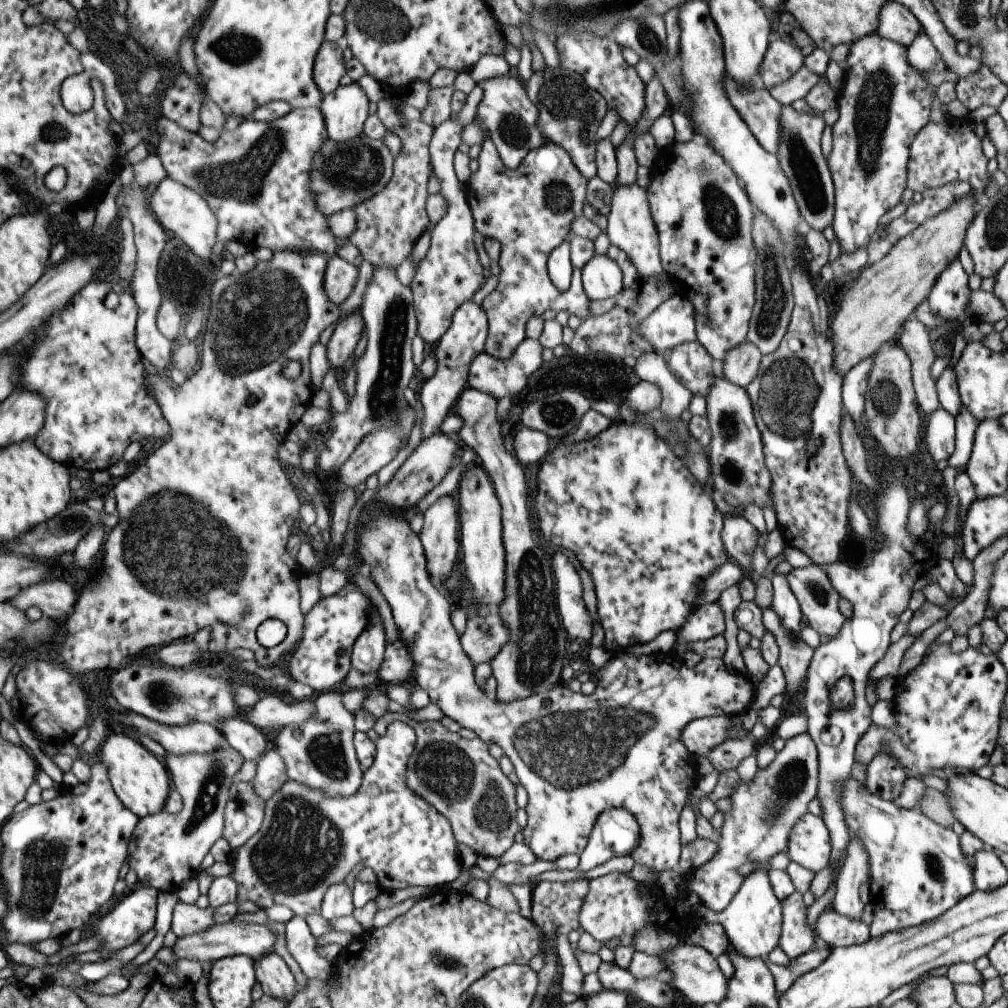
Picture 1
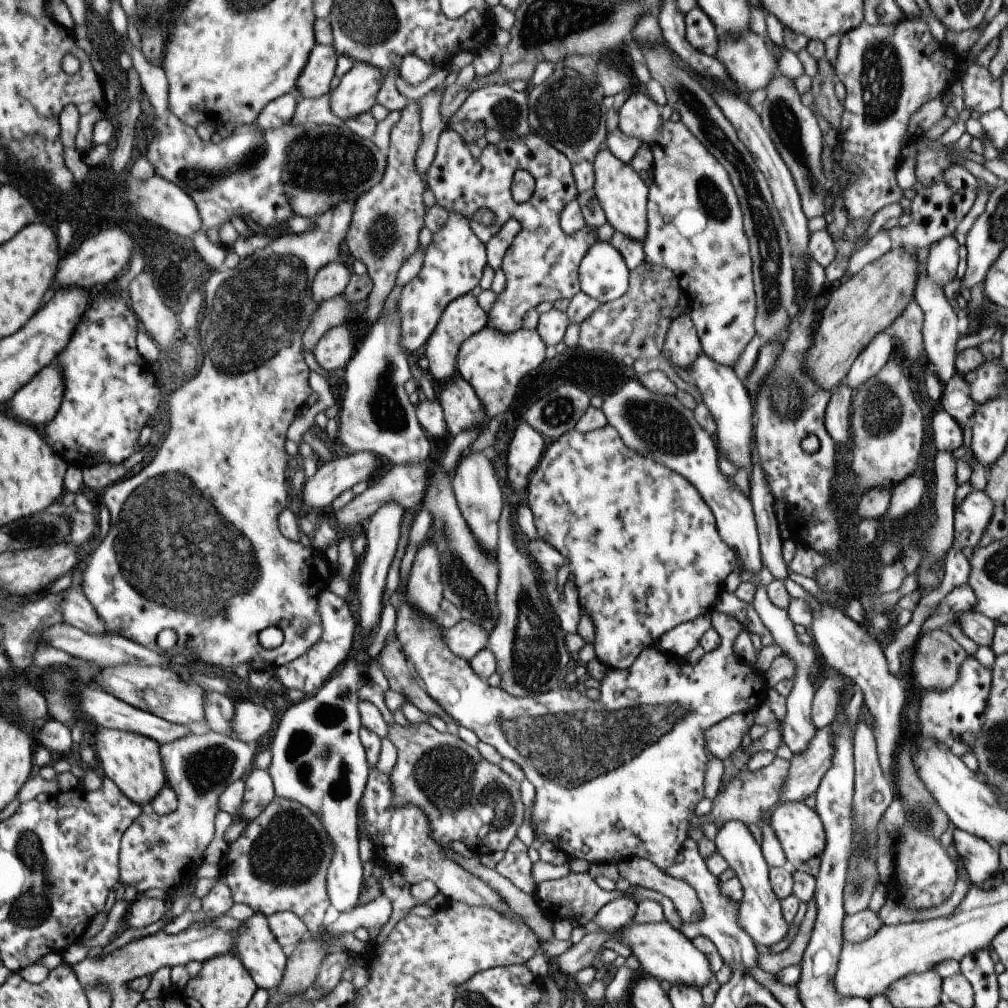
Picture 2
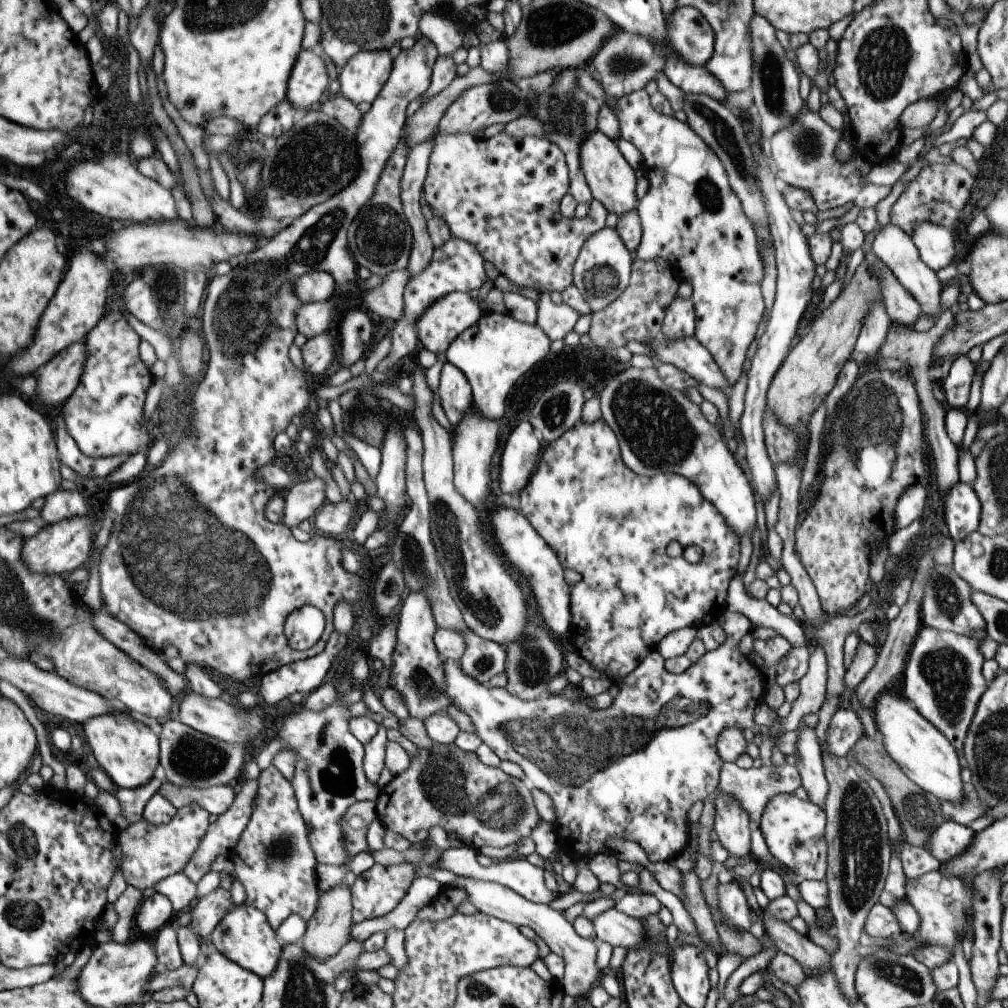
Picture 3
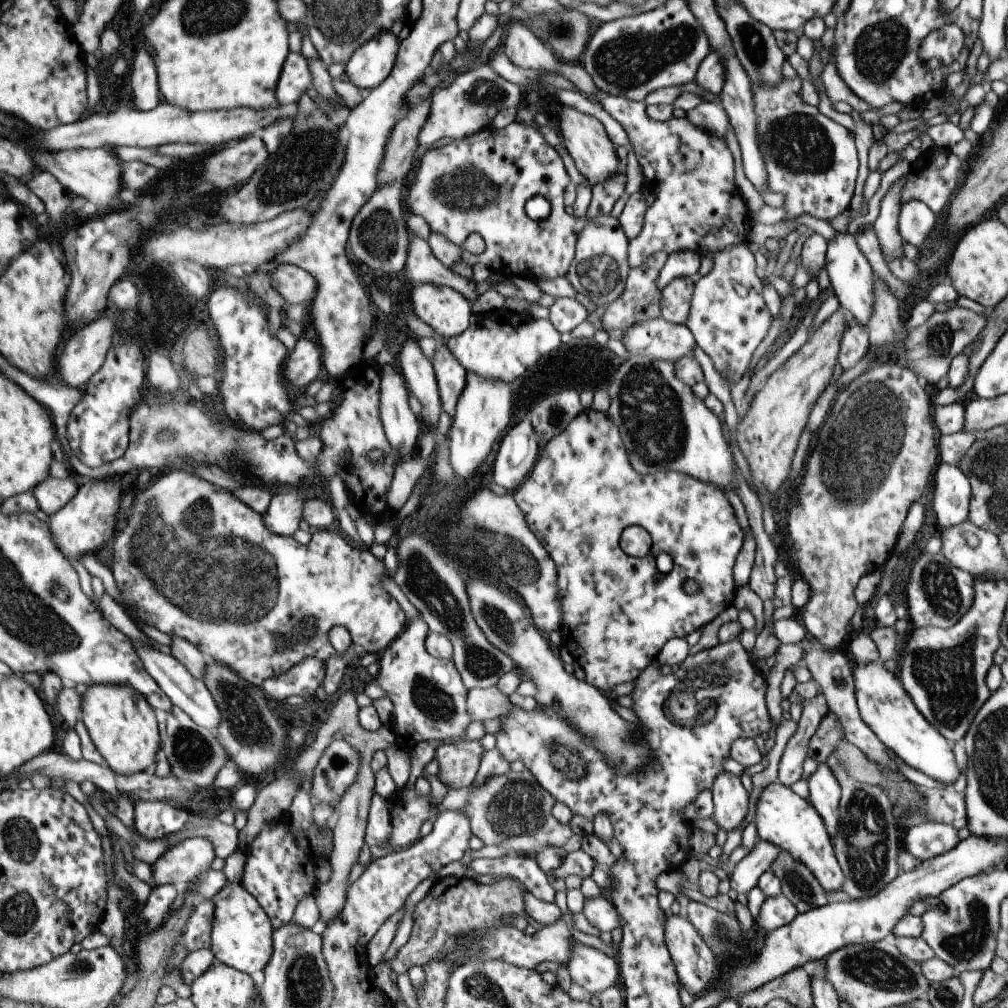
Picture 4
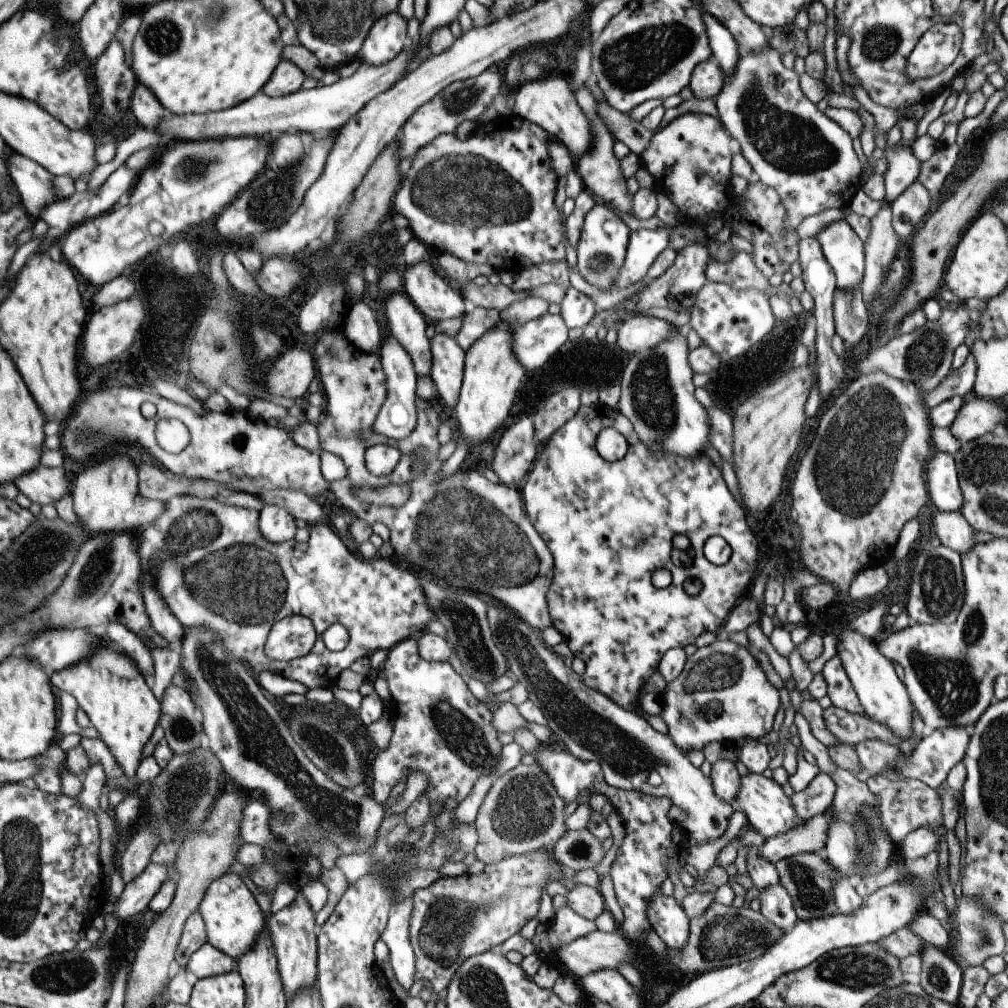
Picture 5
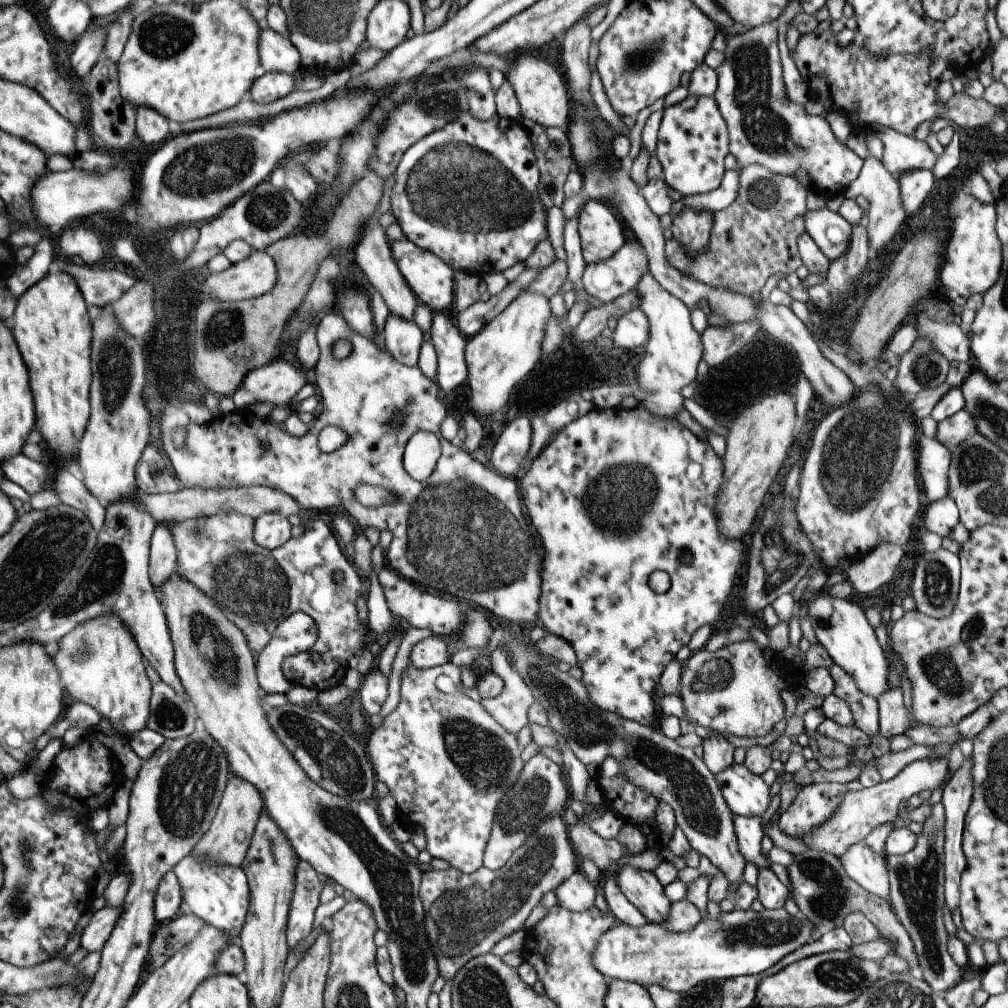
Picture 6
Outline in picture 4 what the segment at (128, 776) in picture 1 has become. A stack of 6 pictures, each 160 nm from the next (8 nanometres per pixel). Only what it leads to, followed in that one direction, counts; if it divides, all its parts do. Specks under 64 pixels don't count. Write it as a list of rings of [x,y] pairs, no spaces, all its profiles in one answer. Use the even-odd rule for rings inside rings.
[[[107,683],[83,687],[80,692],[81,717],[105,764],[108,764],[117,774],[125,776],[152,770],[163,749],[161,749],[159,722],[147,697],[138,693],[132,686]]]

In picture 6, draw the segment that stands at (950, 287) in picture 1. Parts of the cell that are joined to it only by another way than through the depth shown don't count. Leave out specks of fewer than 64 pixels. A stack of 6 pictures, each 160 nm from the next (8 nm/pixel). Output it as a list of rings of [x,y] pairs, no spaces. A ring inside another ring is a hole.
[[[913,169],[898,174],[898,187],[905,216],[913,214],[929,190],[933,188],[934,174],[927,169]]]

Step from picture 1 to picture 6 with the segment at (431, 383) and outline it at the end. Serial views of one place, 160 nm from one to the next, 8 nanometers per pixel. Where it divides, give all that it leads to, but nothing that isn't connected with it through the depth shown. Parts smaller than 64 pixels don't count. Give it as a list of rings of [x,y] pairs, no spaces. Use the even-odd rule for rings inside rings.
[[[404,235],[399,240],[390,240],[389,246],[401,276],[405,279],[417,301],[428,306],[431,312],[447,310],[451,306],[451,302],[453,302],[454,295],[453,268],[446,265],[429,251],[417,247]]]

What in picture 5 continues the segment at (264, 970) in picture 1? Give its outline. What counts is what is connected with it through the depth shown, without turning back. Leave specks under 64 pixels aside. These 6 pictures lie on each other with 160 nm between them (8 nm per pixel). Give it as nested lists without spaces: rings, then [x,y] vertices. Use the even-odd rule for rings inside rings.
[[[239,869],[222,871],[220,877],[208,888],[201,901],[199,912],[208,930],[208,942],[235,960],[246,954],[265,930],[265,920],[253,894],[239,877]]]

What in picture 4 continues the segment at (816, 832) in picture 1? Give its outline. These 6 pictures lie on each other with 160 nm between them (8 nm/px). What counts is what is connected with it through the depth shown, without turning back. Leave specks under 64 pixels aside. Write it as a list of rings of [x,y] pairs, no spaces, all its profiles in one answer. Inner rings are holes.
[[[769,783],[759,793],[753,818],[757,838],[770,842],[802,862],[827,893],[841,891],[844,881],[832,842],[817,811],[806,799],[781,783]]]

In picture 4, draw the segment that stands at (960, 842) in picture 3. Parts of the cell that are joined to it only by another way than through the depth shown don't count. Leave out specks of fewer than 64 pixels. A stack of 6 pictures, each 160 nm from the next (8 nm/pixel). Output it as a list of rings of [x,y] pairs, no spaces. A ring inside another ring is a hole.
[[[929,821],[909,827],[900,847],[917,860],[924,861],[951,850],[958,842],[957,830],[952,826]]]

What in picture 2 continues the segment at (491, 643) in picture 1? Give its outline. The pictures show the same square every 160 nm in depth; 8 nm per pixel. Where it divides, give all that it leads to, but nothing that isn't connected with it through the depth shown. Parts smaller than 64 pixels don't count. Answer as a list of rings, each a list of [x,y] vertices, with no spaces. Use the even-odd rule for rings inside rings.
[[[460,619],[457,624],[449,628],[442,627],[440,632],[447,648],[455,656],[466,661],[475,656],[482,648],[487,647],[489,633],[465,619]]]

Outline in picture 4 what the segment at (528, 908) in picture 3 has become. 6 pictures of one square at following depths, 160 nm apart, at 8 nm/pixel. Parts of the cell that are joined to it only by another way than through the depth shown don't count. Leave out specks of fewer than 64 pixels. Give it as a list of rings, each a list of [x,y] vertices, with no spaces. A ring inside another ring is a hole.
[[[573,938],[570,943],[572,951],[565,967],[571,981],[590,993],[620,985],[618,963],[611,957],[593,947],[579,944]]]

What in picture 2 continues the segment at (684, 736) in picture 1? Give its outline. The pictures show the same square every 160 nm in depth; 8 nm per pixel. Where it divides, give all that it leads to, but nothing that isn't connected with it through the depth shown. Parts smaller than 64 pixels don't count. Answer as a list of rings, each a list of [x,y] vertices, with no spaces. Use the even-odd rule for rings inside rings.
[[[752,711],[739,712],[704,731],[706,751],[719,761],[729,759],[740,747],[745,734],[753,729]]]

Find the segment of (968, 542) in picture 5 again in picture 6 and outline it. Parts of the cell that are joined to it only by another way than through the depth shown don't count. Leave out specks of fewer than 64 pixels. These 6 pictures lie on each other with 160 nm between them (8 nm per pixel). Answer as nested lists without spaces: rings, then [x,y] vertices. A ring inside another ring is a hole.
[[[945,495],[942,499],[930,502],[923,512],[923,526],[926,530],[940,537],[948,536],[948,532],[958,523],[958,508],[955,501]]]

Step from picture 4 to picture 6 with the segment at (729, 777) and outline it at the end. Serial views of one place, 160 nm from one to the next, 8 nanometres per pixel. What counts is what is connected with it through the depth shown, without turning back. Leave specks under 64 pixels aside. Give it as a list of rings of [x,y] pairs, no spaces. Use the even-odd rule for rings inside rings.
[[[710,730],[708,736],[702,738],[702,756],[700,759],[714,776],[716,772],[727,768],[733,763],[733,751],[734,747],[727,739]]]

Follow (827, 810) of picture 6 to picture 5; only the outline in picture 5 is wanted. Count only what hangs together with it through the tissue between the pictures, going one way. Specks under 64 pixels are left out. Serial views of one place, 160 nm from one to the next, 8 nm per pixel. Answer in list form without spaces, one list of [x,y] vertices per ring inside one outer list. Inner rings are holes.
[[[817,773],[803,790],[794,792],[789,797],[795,814],[806,821],[819,813],[825,813],[831,806],[834,788],[830,776]]]

